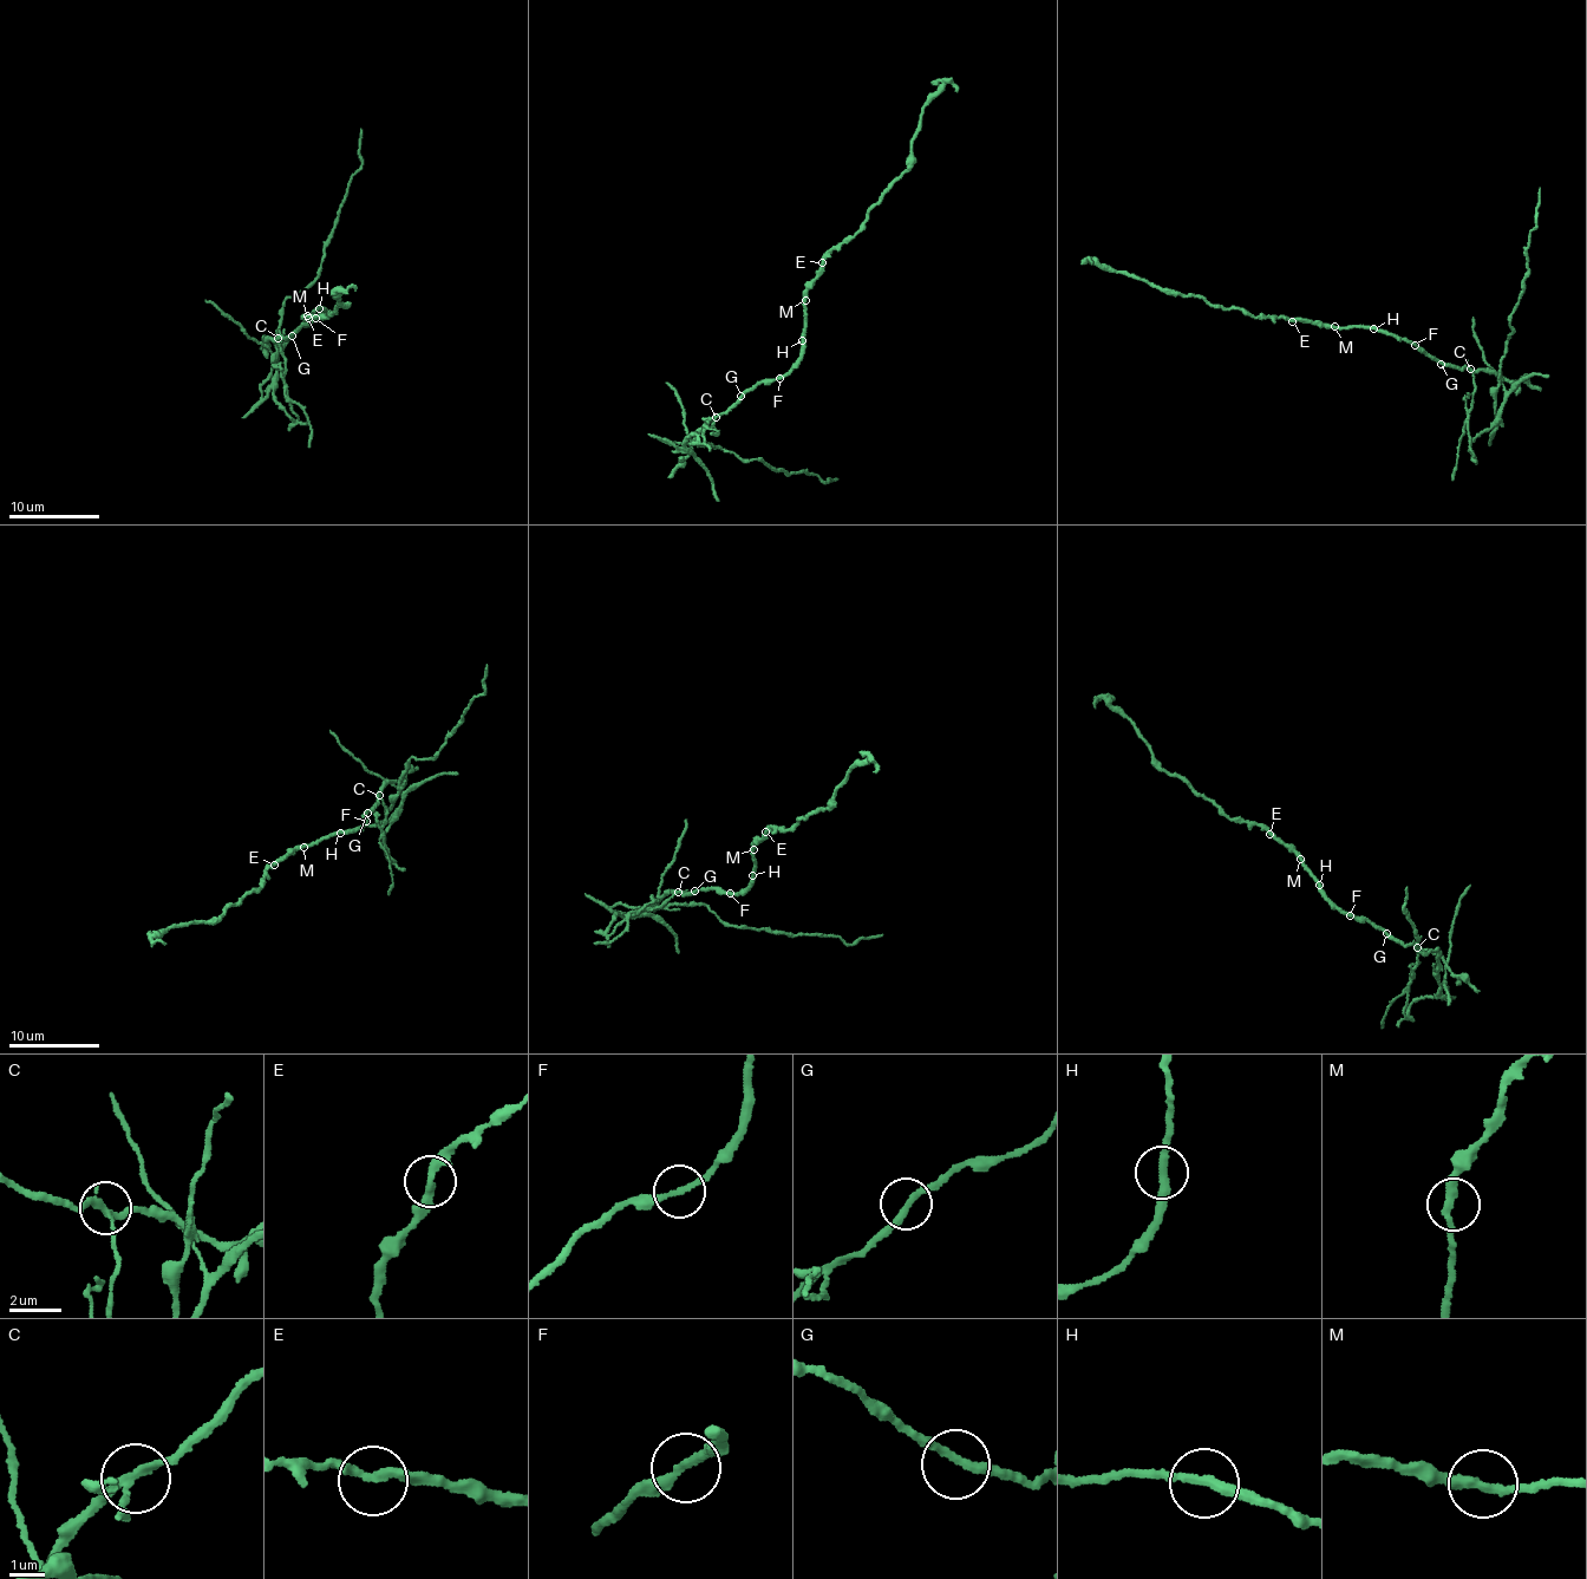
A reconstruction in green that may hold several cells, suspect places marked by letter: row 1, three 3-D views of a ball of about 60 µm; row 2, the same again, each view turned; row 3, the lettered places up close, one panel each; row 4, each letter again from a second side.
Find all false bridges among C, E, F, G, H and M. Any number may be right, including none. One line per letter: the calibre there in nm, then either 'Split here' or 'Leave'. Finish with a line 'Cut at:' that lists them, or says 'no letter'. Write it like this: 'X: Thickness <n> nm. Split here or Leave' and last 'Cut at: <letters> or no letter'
C: Thickness 200 nm. Split here
E: Thickness 280 nm. Split here
F: Thickness 200 nm. Leave
G: Thickness 240 nm. Leave
H: Thickness 300 nm. Leave
M: Thickness 300 nm. Leave
Cut at: C, E

